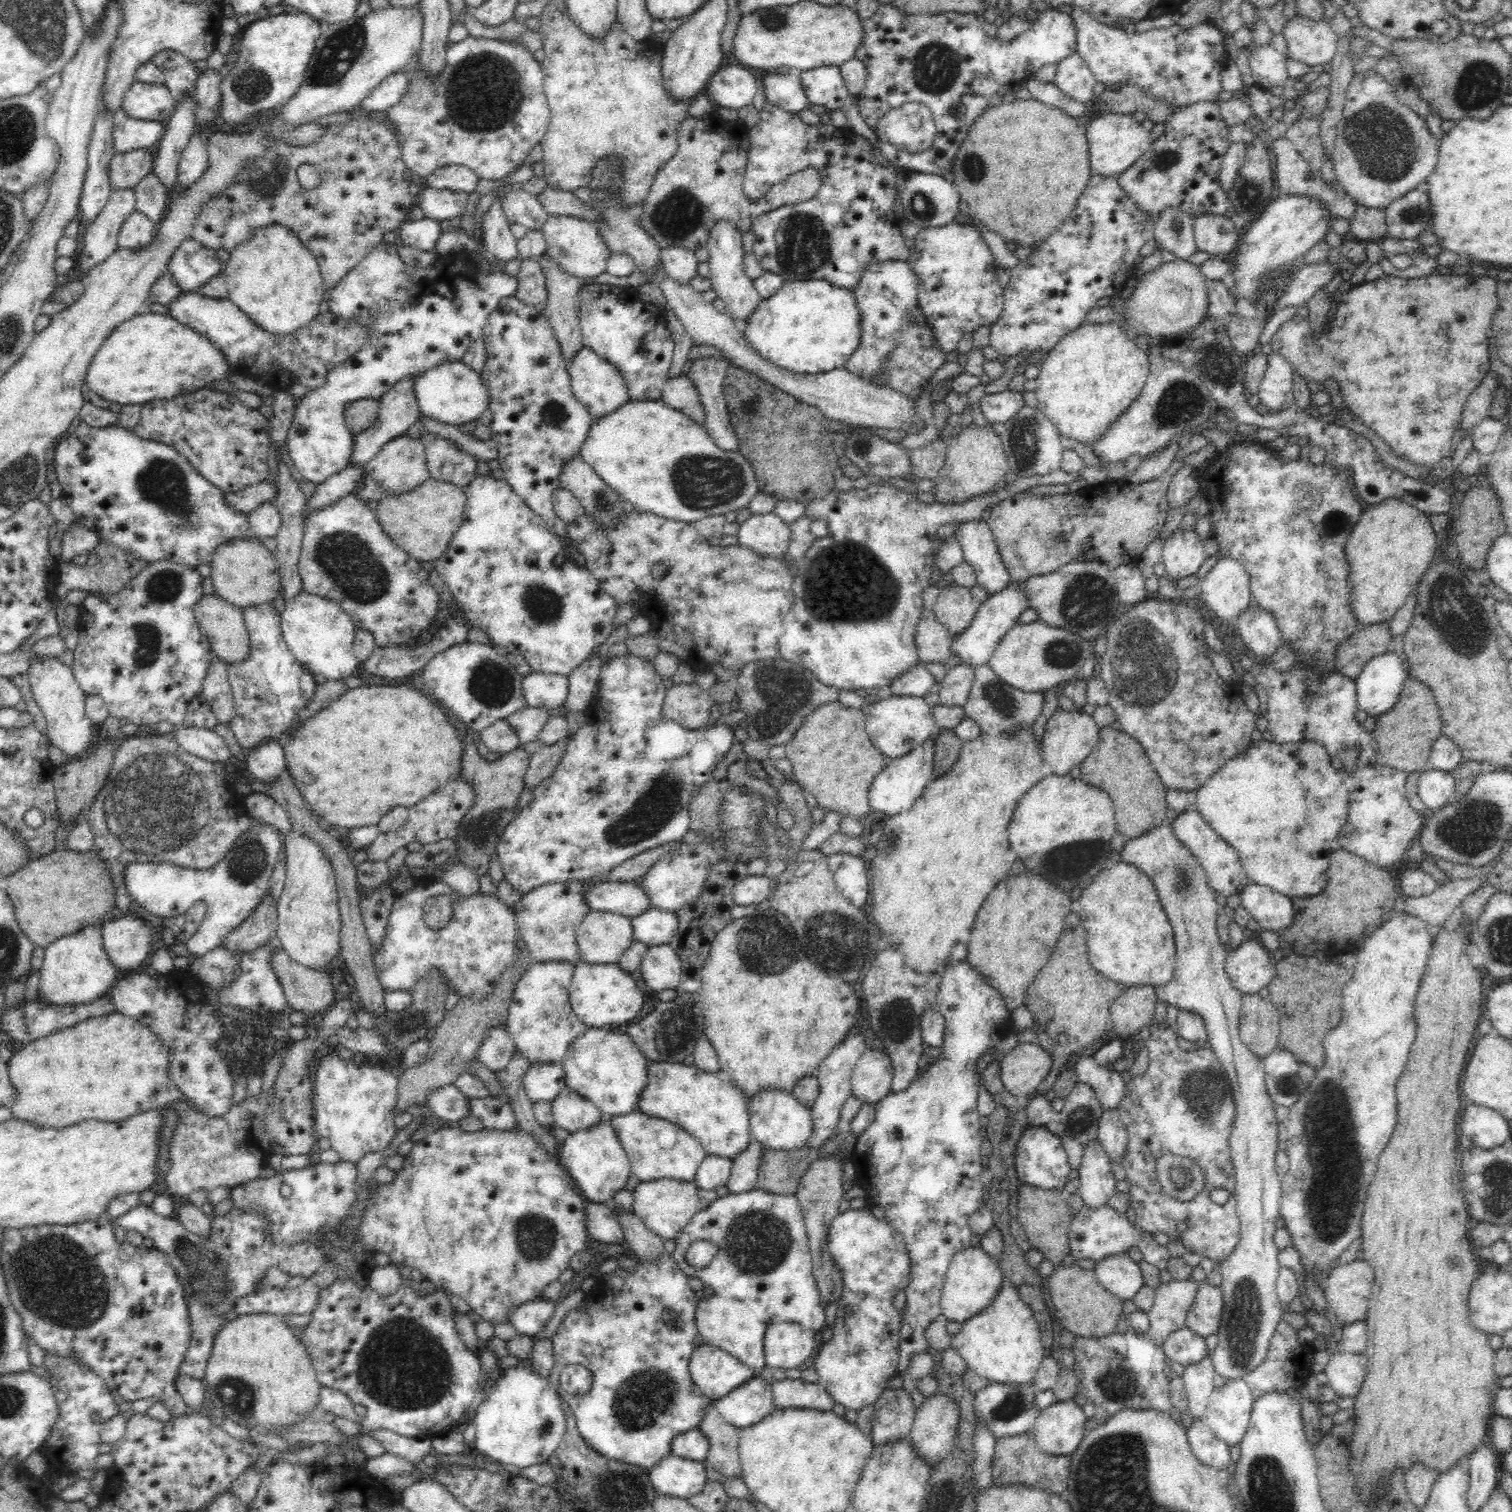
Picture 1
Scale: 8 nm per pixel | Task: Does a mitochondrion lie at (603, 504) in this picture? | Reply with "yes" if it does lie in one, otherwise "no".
yes

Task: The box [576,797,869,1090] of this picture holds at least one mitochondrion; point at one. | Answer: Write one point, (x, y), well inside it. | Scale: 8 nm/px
(759, 949)

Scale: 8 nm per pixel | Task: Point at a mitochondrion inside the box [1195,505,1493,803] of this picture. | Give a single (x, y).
(1455, 613)

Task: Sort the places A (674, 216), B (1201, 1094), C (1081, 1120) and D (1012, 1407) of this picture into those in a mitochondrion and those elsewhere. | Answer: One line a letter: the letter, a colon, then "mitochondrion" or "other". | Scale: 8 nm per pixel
A: mitochondrion
B: mitochondrion
C: mitochondrion
D: mitochondrion

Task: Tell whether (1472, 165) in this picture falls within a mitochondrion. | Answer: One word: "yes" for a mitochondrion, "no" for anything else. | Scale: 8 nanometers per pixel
no

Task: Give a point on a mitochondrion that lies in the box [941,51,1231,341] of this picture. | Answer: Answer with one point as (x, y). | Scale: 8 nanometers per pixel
(971, 166)

